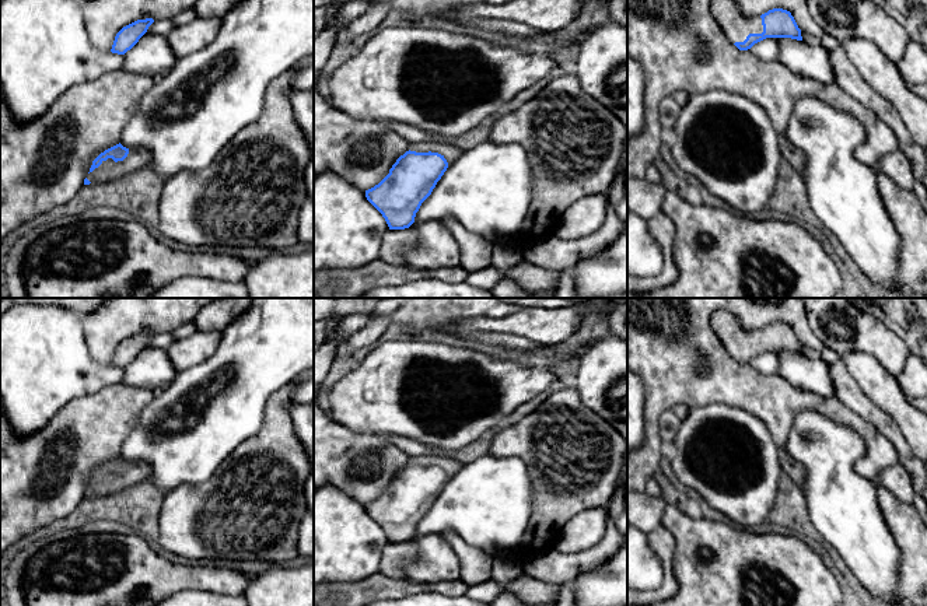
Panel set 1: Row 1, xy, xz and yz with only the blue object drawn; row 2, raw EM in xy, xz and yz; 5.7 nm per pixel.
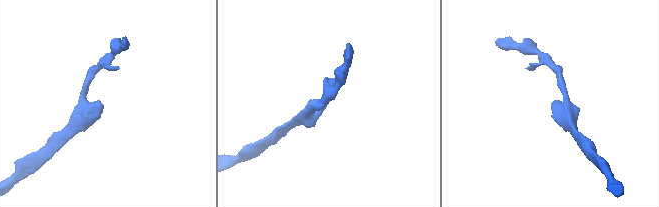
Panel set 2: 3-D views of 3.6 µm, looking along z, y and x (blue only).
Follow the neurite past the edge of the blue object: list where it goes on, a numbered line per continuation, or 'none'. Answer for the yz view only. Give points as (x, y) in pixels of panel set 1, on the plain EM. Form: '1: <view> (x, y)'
1: yz (726, 326)

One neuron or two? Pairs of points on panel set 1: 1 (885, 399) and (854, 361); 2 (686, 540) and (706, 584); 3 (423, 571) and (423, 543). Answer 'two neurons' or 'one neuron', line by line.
1: one neuron
2: one neuron
3: one neuron

